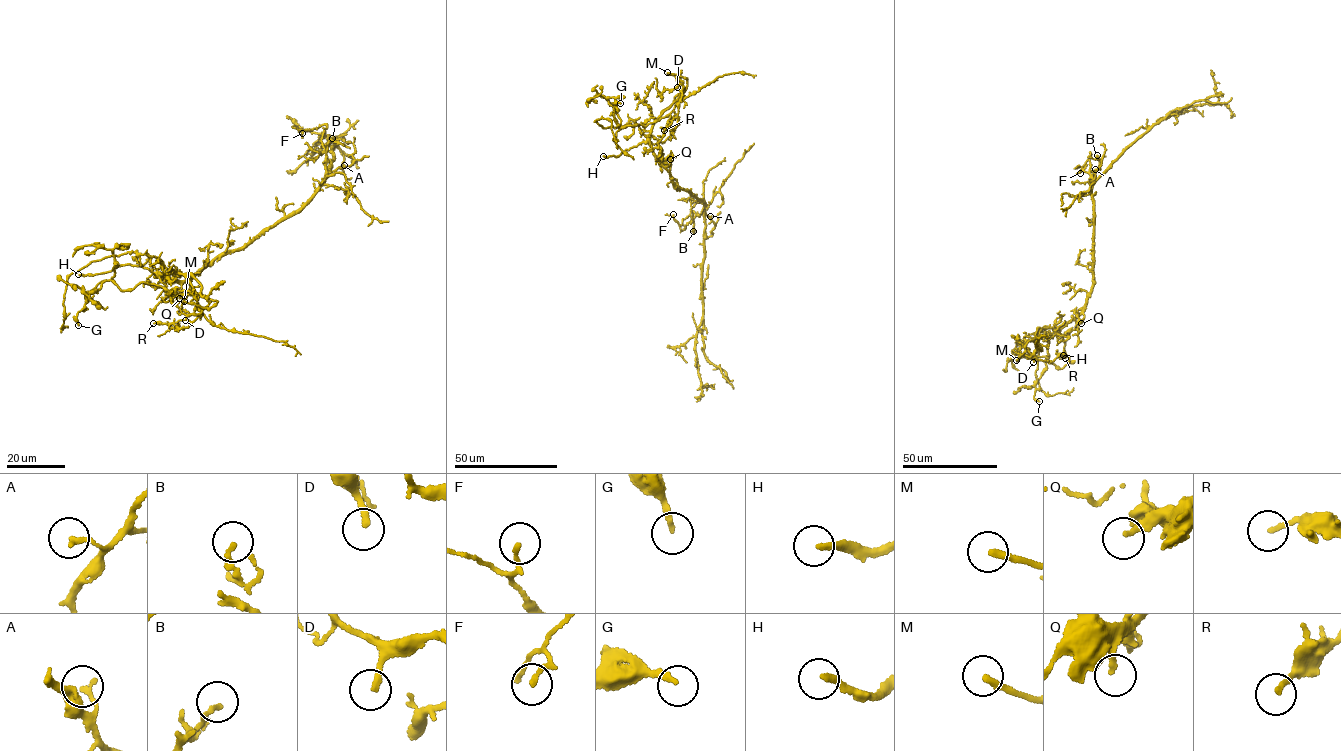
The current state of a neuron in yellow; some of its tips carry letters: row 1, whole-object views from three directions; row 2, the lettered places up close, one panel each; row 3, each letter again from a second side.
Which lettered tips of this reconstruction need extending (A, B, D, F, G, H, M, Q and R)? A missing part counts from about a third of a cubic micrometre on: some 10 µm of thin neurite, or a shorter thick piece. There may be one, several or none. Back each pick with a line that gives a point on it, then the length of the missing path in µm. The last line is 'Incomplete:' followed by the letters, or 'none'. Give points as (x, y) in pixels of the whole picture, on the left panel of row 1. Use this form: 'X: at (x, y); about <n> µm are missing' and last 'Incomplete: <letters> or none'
D: at (185, 320); about 20 µm are missing
G: at (78, 325); about 9 µm are missing
H: at (78, 274); about 70 µm are missing
M: at (184, 301); about 50 µm are missing
Incomplete: D, G, H, M

